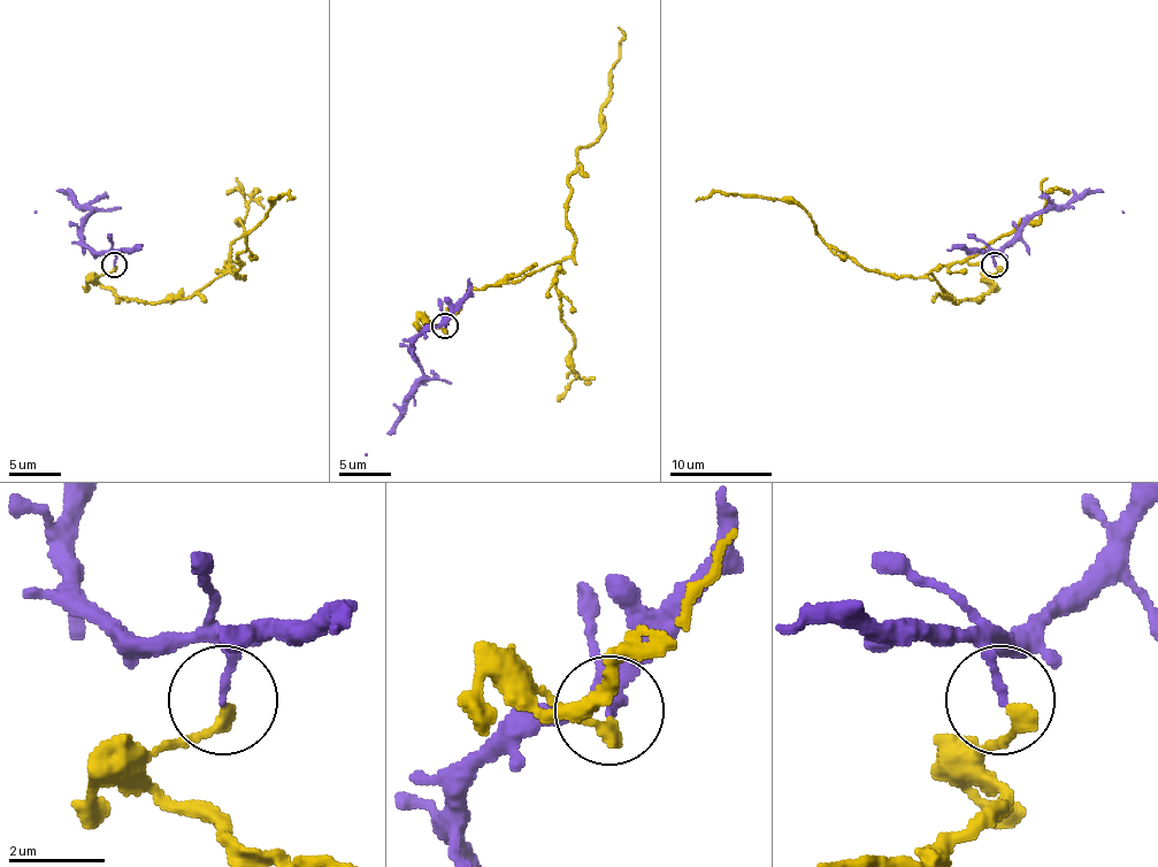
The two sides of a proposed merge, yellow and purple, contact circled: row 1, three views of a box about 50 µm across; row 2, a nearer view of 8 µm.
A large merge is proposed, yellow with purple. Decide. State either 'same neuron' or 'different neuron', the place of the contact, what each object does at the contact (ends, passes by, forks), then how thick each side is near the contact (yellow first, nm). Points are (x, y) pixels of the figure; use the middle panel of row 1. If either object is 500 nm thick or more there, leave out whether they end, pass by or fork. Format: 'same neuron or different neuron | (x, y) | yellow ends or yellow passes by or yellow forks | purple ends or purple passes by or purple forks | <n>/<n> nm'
different neuron | (445, 325) | yellow ends | purple ends | 300/150 nm

